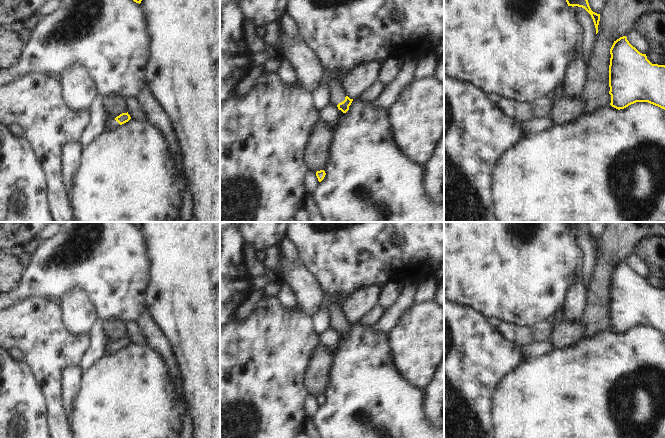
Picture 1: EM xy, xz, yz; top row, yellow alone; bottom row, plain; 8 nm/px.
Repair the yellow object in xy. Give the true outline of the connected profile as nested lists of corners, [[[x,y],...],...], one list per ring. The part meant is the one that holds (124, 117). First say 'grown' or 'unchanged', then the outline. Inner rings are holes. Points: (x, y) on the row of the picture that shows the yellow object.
grown | [[[122,113],[119,116],[117,116],[115,119],[112,118],[110,120],[107,120],[105,130],[112,130],[119,125],[122,125],[126,122],[128,122],[131,119],[130,115],[127,113]]]

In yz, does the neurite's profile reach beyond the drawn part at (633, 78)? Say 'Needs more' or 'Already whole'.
Already whole

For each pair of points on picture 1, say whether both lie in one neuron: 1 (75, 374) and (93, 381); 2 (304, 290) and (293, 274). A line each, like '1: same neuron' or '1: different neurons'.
1: different neurons
2: same neuron

